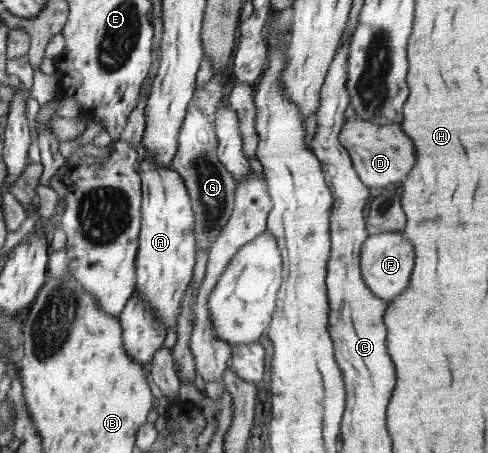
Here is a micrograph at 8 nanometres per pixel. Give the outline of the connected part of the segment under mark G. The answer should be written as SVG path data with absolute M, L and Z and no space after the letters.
M189 103L187 115L183 119L181 132L179 135L179 149L173 159L173 169L183 177L187 195L191 199L191 209L195 215L195 235L196 246L209 253L211 245L219 237L223 226L227 225L231 213L233 213L233 201L235 201L234 190L237 185L233 175L219 161L217 157L218 138L211 121L195 103Z

